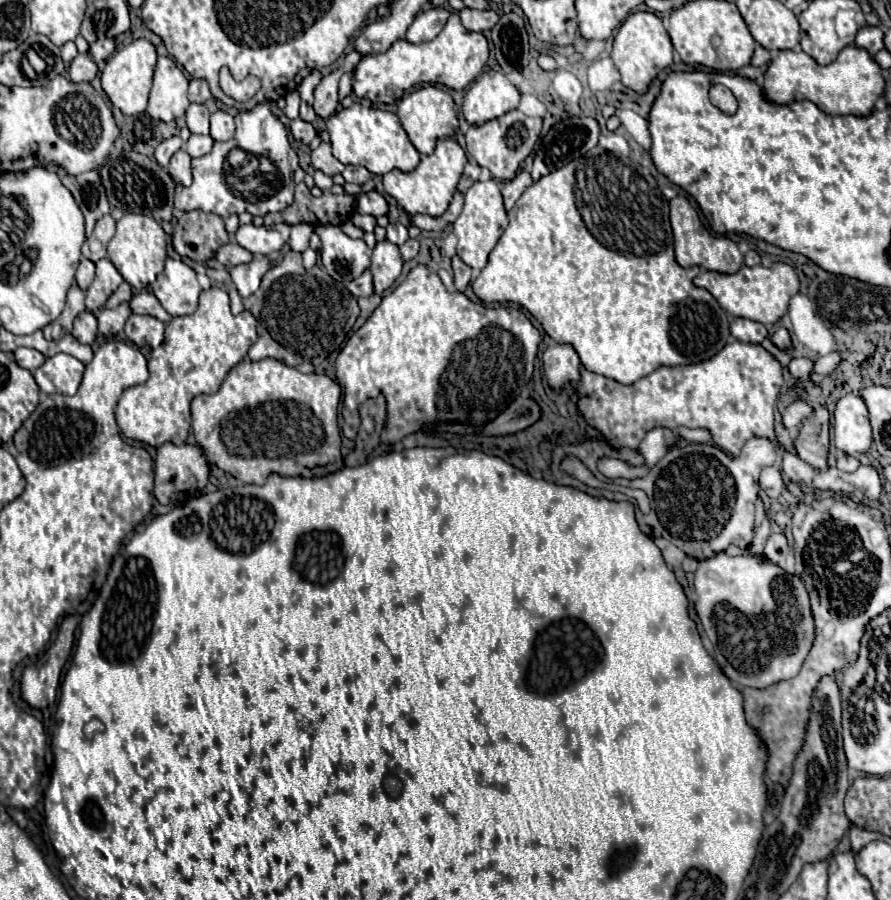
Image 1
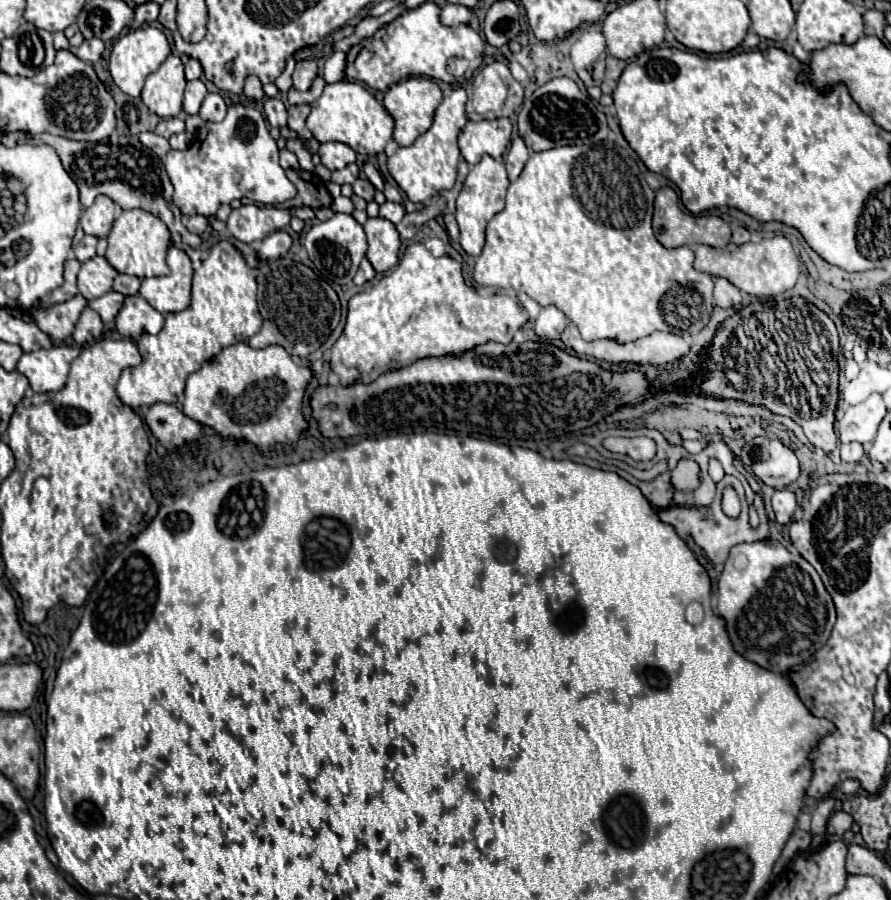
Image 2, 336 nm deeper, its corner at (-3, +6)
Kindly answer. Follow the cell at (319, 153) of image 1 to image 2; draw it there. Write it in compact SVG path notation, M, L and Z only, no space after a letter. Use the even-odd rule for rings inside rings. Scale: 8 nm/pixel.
M326 142L320 146L318 154L322 158L322 164L328 170L340 170L340 168L356 162L356 152L342 142Z

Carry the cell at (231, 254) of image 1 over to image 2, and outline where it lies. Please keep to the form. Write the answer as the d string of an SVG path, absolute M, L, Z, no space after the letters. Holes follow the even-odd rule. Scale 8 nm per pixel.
M42 134L40 142L52 146L58 152L64 170L70 174L70 178L76 182L80 190L80 202L86 208L92 206L96 196L104 194L124 210L144 208L146 212L158 216L168 226L174 242L188 244L190 248L200 246L202 238L186 230L186 226L182 224L182 212L172 202L172 182L164 170L162 160L156 158L156 154L152 154L152 150L148 150L138 138L130 138L130 142L126 144L126 164L124 164L124 148L112 146L108 142L76 142L52 134Z

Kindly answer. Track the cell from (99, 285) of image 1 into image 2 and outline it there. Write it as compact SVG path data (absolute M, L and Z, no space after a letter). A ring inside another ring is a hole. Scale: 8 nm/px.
M94 256L84 262L78 272L78 290L86 300L96 300L112 290L112 280L116 274L118 272L104 256Z

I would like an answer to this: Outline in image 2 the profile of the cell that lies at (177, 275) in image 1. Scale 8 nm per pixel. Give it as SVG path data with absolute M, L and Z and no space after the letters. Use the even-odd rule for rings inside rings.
M168 248L170 274L144 278L140 286L140 296L148 300L158 312L180 312L190 304L190 282L192 282L192 262L184 250Z

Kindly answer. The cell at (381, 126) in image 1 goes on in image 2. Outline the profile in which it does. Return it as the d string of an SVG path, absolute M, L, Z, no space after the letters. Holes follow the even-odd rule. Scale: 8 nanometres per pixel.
M340 80L326 84L322 96L312 102L312 112L306 120L306 126L318 142L342 142L360 156L378 156L392 140L394 118L364 86L360 86L358 82Z

